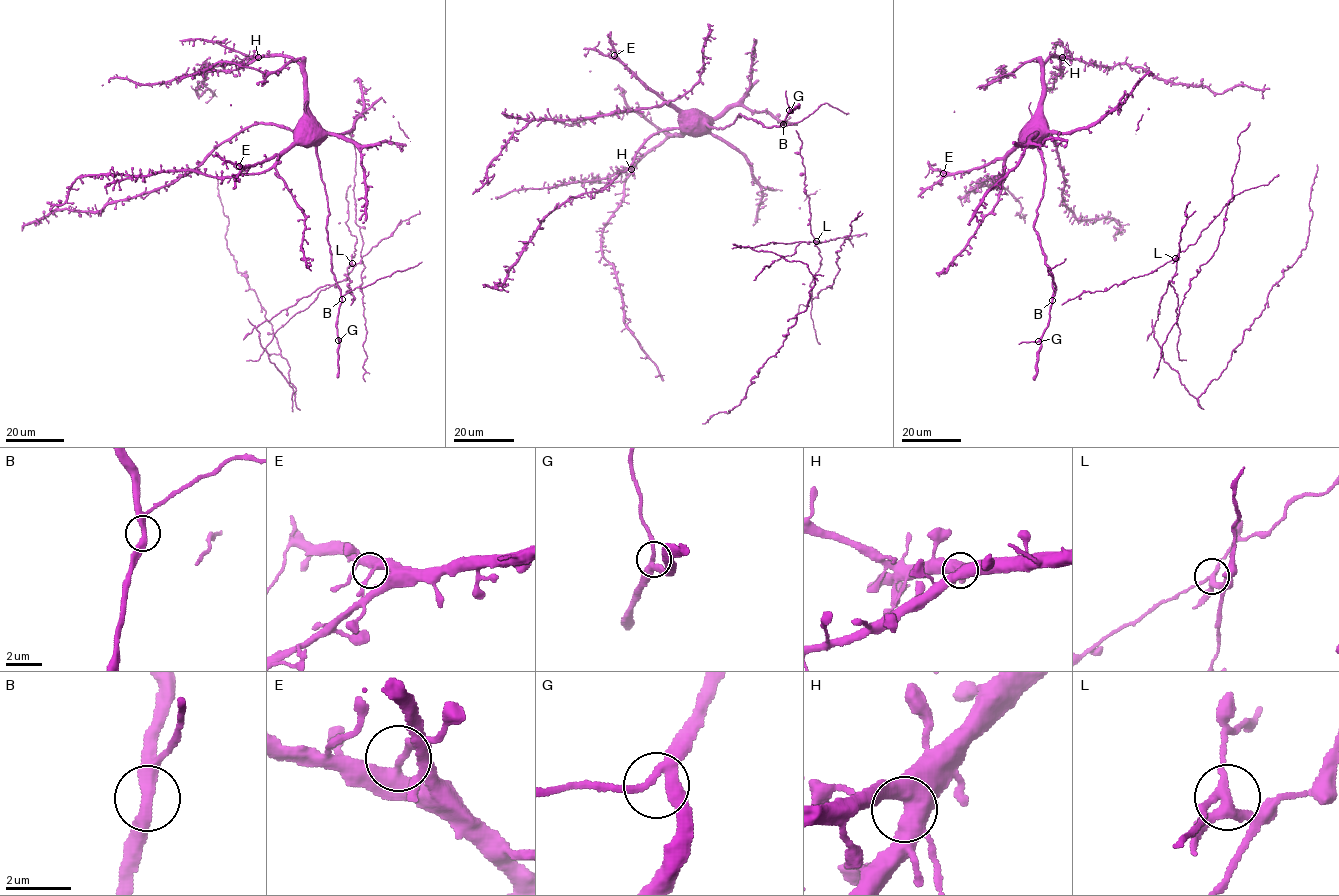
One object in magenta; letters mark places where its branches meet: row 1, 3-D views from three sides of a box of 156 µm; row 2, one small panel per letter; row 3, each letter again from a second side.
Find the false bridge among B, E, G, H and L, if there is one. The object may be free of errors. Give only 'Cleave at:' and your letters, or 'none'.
Cleave at: L

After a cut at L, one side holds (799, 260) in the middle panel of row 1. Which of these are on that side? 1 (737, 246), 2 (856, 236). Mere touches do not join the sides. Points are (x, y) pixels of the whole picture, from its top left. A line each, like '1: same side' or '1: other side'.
1: same side
2: same side

